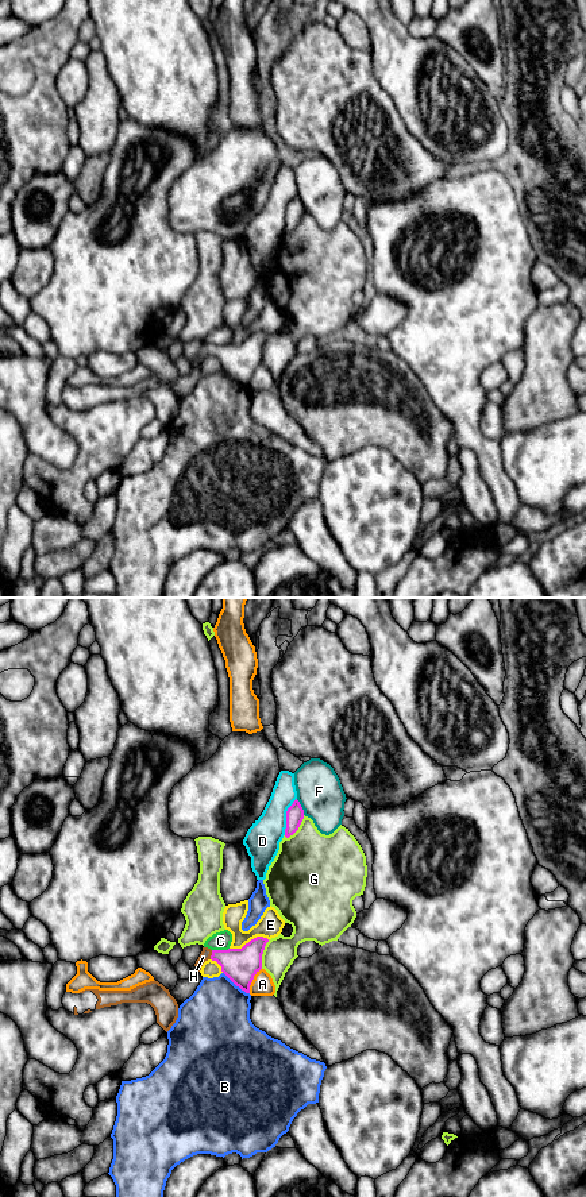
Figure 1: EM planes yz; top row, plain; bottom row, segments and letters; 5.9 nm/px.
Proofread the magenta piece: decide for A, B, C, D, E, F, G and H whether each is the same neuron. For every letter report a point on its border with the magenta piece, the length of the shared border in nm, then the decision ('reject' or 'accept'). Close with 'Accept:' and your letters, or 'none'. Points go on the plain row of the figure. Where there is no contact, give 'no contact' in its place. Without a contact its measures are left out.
A: contact yz (253, 374); length 170 nm; reject
B: contact yz (236, 381); length 200 nm; reject
C: contact yz (220, 346); length 110 nm; reject
D: contact yz (286, 212); length 240 nm; reject
E: contact yz (250, 336); length 240 nm; reject
F: contact yz (301, 203); length 110 nm; reject
G: contact yz (262, 348); length 180 nm; reject
H: contact yz (212, 350); length 60 nm; accept
Accept: H

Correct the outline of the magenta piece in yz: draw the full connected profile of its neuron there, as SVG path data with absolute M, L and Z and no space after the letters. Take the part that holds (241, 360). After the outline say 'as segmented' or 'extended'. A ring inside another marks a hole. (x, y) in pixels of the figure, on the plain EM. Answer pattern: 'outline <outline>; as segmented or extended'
outline M257 332L246 339L242 344L211 345L203 343L203 347L194 362L201 366L205 356L216 356L221 367L242 386L250 389L250 381L254 371L262 364L262 350L267 333Z; extended

